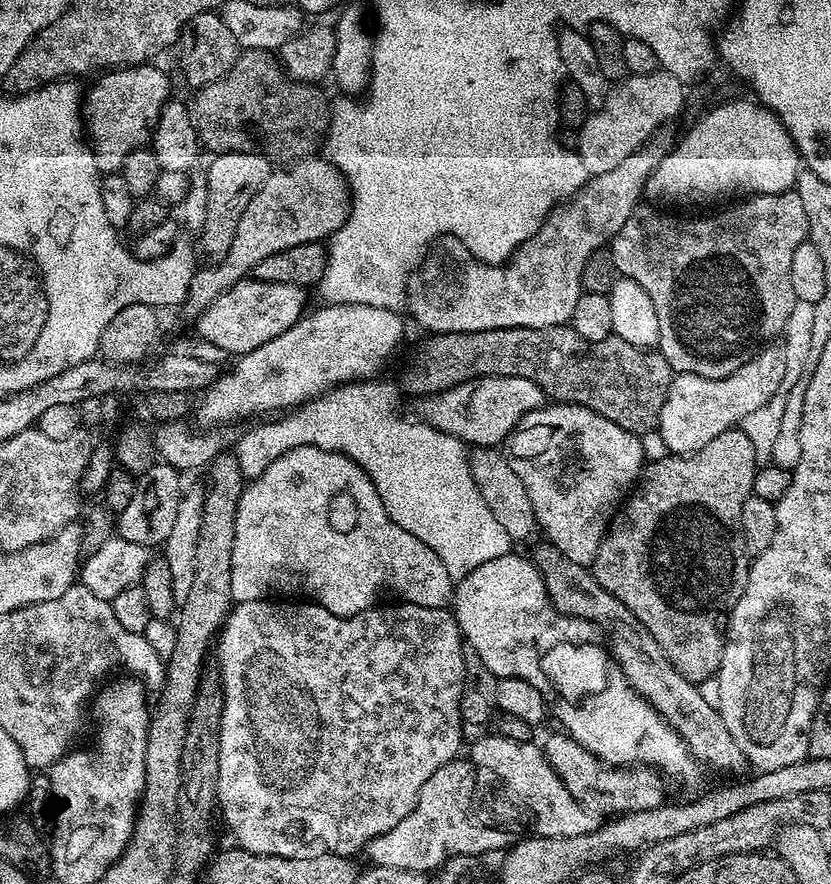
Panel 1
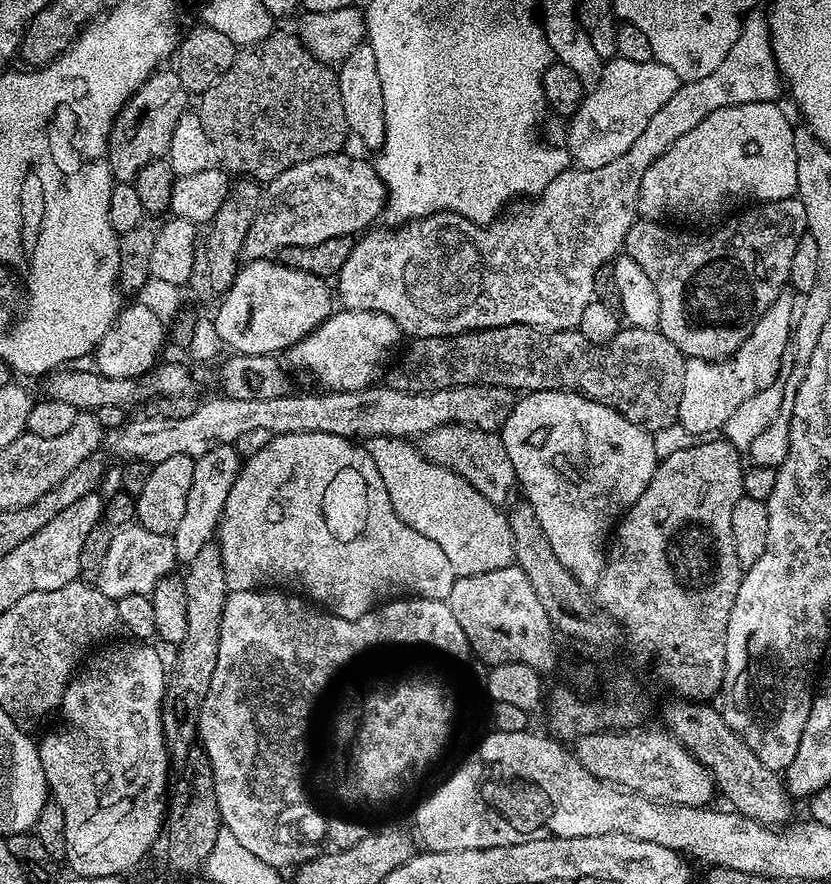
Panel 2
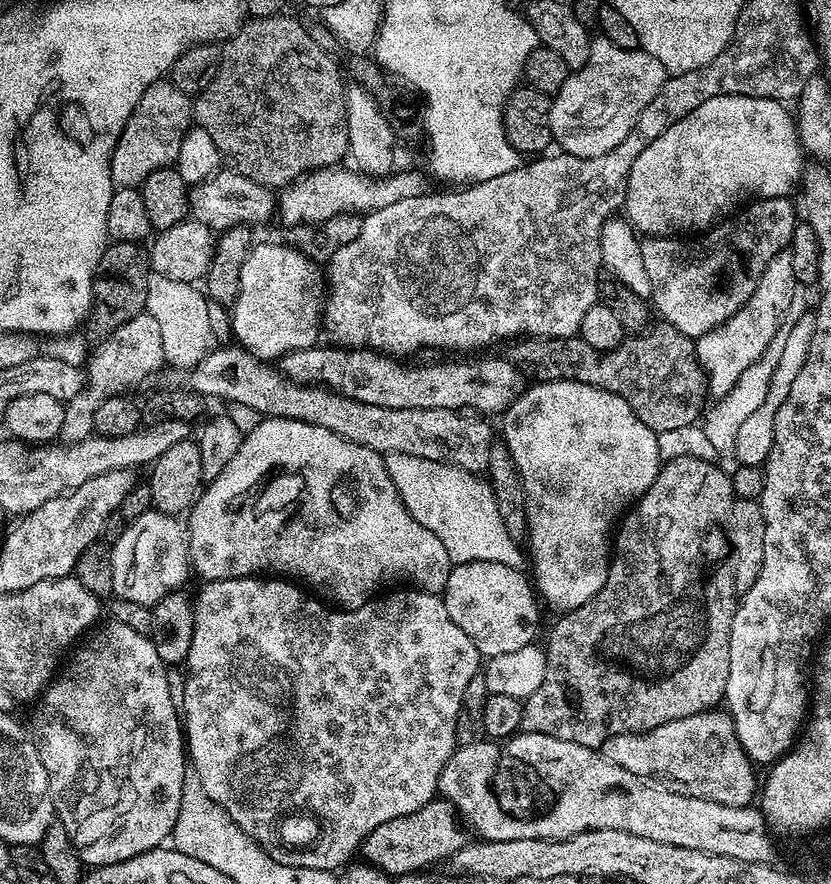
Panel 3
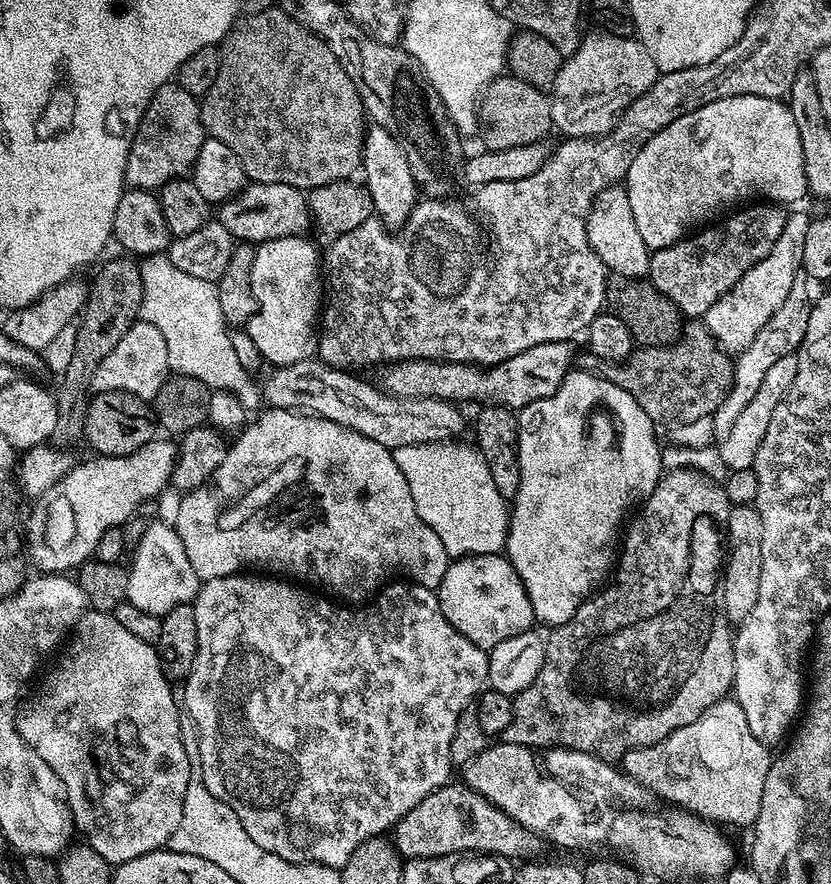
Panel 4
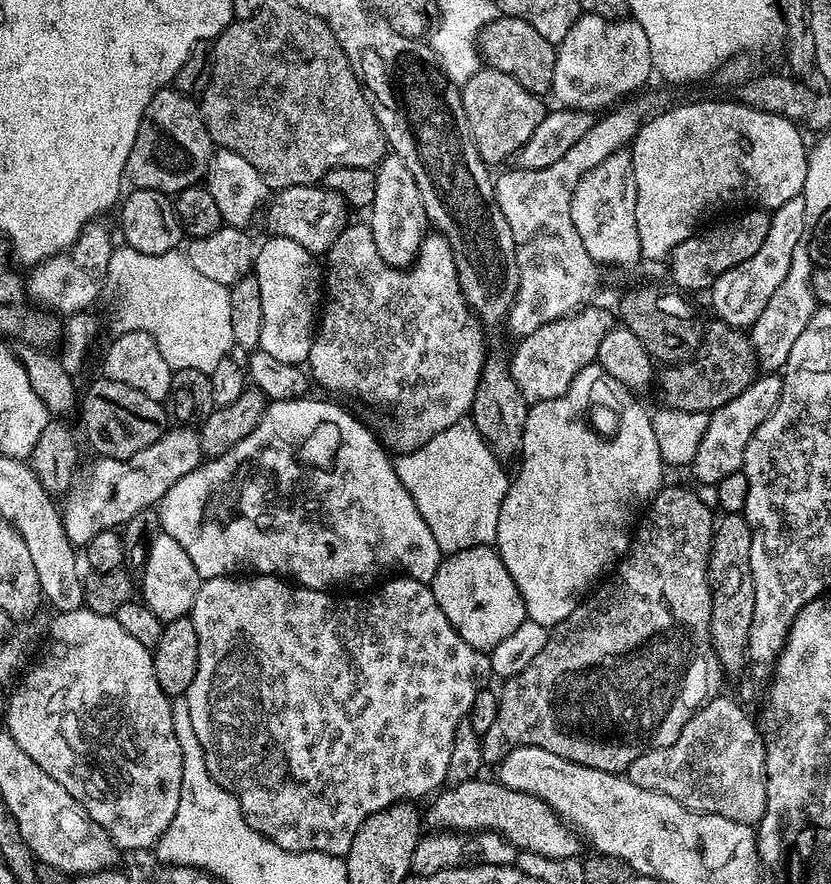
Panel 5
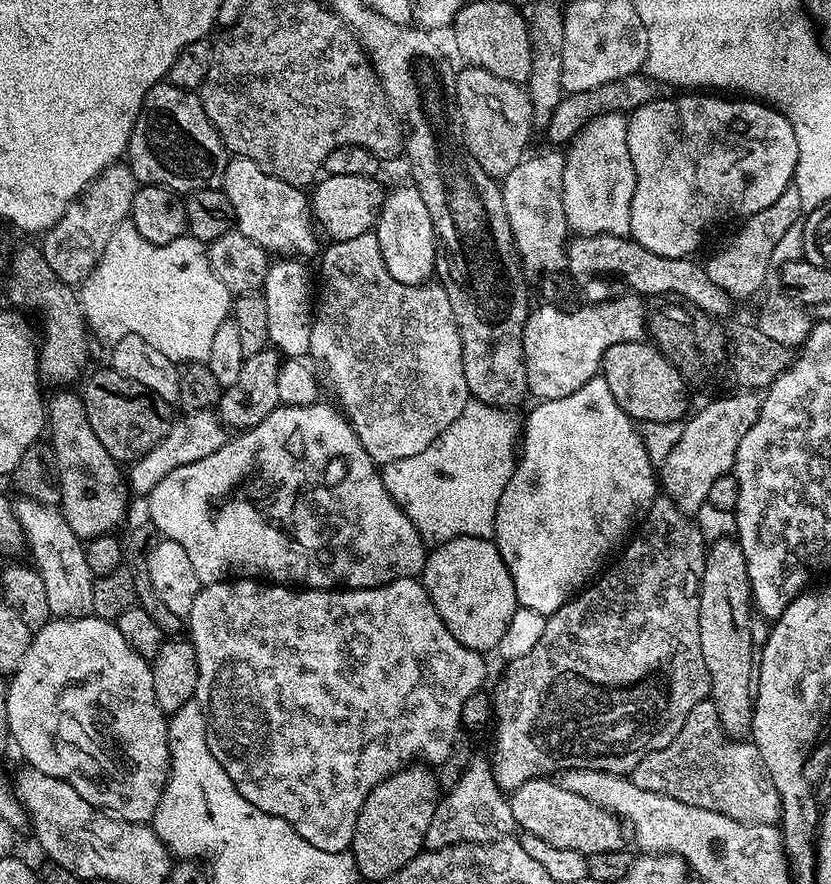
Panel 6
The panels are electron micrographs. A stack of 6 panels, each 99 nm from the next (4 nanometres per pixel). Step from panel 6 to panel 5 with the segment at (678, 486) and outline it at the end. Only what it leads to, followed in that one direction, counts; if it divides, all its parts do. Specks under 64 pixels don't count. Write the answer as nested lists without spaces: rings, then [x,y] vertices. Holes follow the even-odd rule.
[[[764,374],[746,390],[742,390],[742,394],[738,394],[738,398],[730,398],[730,402],[726,402],[726,406],[711,413],[708,417],[706,434],[702,434],[702,442],[698,446],[698,452],[694,454],[690,471],[708,486],[714,486],[719,480],[726,478],[726,474],[741,471],[744,466],[746,446],[750,442],[754,430],[758,430],[758,426],[762,426],[762,422],[766,422],[766,418],[770,418],[774,406],[778,406],[778,398],[781,394],[781,377],[776,374]]]

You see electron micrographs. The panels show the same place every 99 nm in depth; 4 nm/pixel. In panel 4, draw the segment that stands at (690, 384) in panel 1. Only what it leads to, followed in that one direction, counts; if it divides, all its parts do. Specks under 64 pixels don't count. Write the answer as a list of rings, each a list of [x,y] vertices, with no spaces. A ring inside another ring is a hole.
[[[796,210],[788,212],[786,226],[782,226],[782,235],[778,237],[778,242],[770,246],[770,254],[766,254],[762,262],[750,266],[750,270],[746,270],[746,274],[742,274],[742,278],[734,282],[732,289],[722,294],[722,298],[718,298],[718,302],[714,302],[714,306],[710,306],[710,310],[706,310],[702,317],[712,337],[729,354],[744,352],[746,346],[754,342],[758,330],[762,330],[762,326],[766,326],[766,322],[774,318],[774,310],[778,310],[778,306],[786,302],[790,286],[794,286],[794,282],[801,275],[804,266],[802,249],[806,247],[806,230],[810,216],[794,211]]]

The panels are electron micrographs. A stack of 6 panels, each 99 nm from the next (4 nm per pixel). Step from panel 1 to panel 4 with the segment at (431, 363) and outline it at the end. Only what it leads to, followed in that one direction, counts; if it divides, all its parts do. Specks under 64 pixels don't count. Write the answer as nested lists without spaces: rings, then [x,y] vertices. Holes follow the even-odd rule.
[[[692,318],[683,325],[680,339],[673,344],[663,344],[657,348],[637,347],[627,360],[605,363],[602,375],[610,382],[622,386],[626,394],[631,394],[634,402],[638,402],[638,406],[642,406],[642,410],[646,410],[646,414],[657,425],[675,426],[694,422],[694,418],[706,418],[718,410],[732,385],[733,363],[733,357],[712,337],[703,319]]]

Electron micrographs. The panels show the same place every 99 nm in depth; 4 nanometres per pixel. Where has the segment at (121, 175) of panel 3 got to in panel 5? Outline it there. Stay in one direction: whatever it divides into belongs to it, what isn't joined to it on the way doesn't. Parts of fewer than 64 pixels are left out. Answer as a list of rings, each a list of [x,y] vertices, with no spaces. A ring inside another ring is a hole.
[[[169,86],[154,94],[150,106],[146,106],[144,117],[138,126],[138,138],[134,138],[134,146],[130,150],[126,176],[133,189],[149,188],[175,194],[197,187],[207,177],[212,165],[213,151],[214,145],[204,125],[204,115],[200,113],[199,103],[191,95]]]

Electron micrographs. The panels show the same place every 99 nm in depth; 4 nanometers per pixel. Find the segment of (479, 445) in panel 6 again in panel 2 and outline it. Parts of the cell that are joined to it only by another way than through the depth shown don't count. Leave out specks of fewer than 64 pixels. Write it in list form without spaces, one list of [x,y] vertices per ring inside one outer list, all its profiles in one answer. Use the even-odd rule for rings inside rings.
[[[374,436],[366,447],[374,466],[378,466],[378,474],[382,474],[382,482],[386,482],[386,494],[390,494],[396,516],[406,526],[426,534],[430,542],[438,542],[456,576],[513,567],[514,538],[510,538],[507,515],[482,498],[466,478],[430,462],[415,443],[399,436]]]

